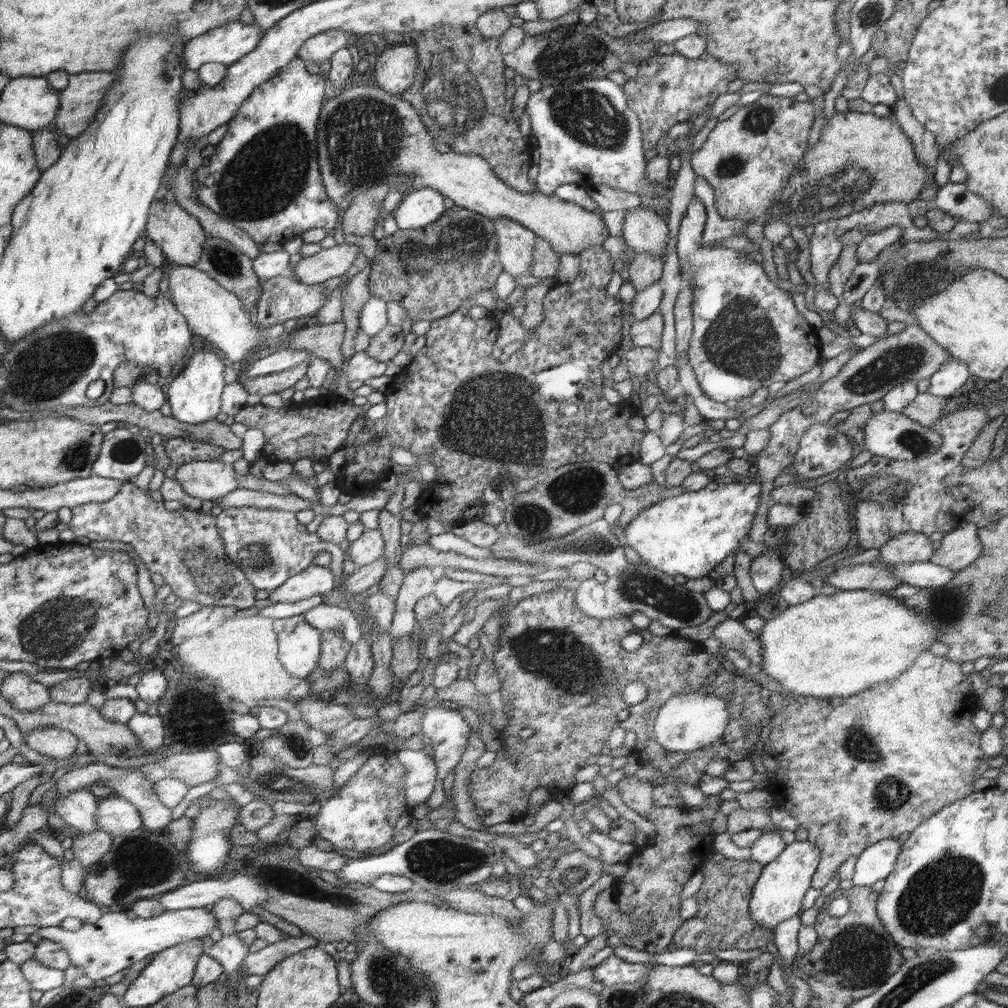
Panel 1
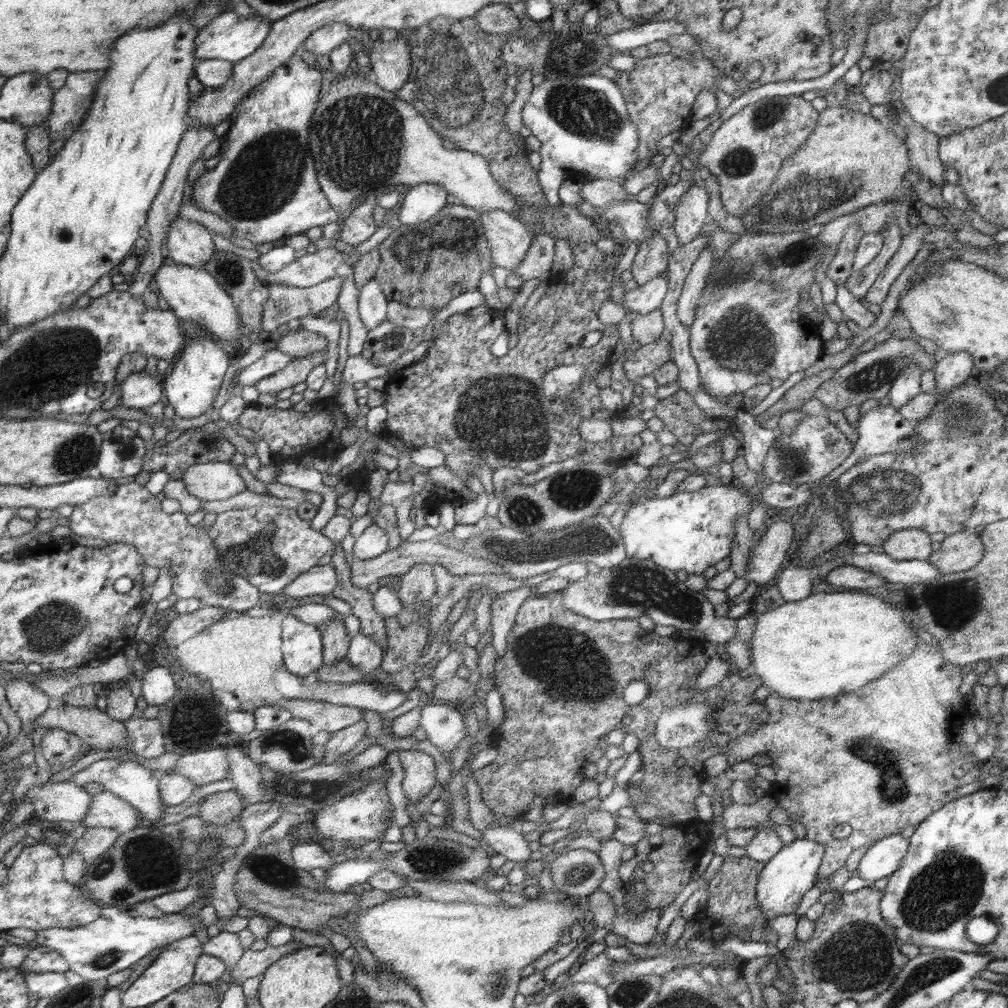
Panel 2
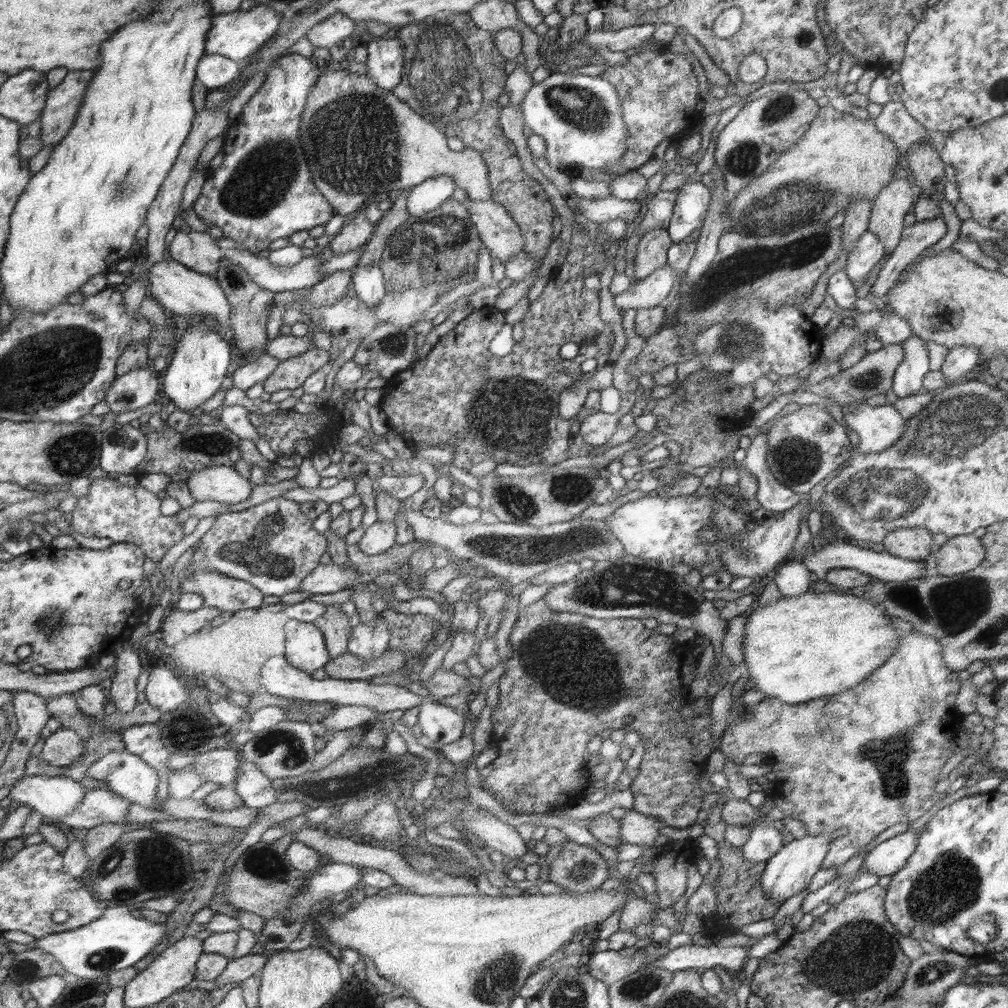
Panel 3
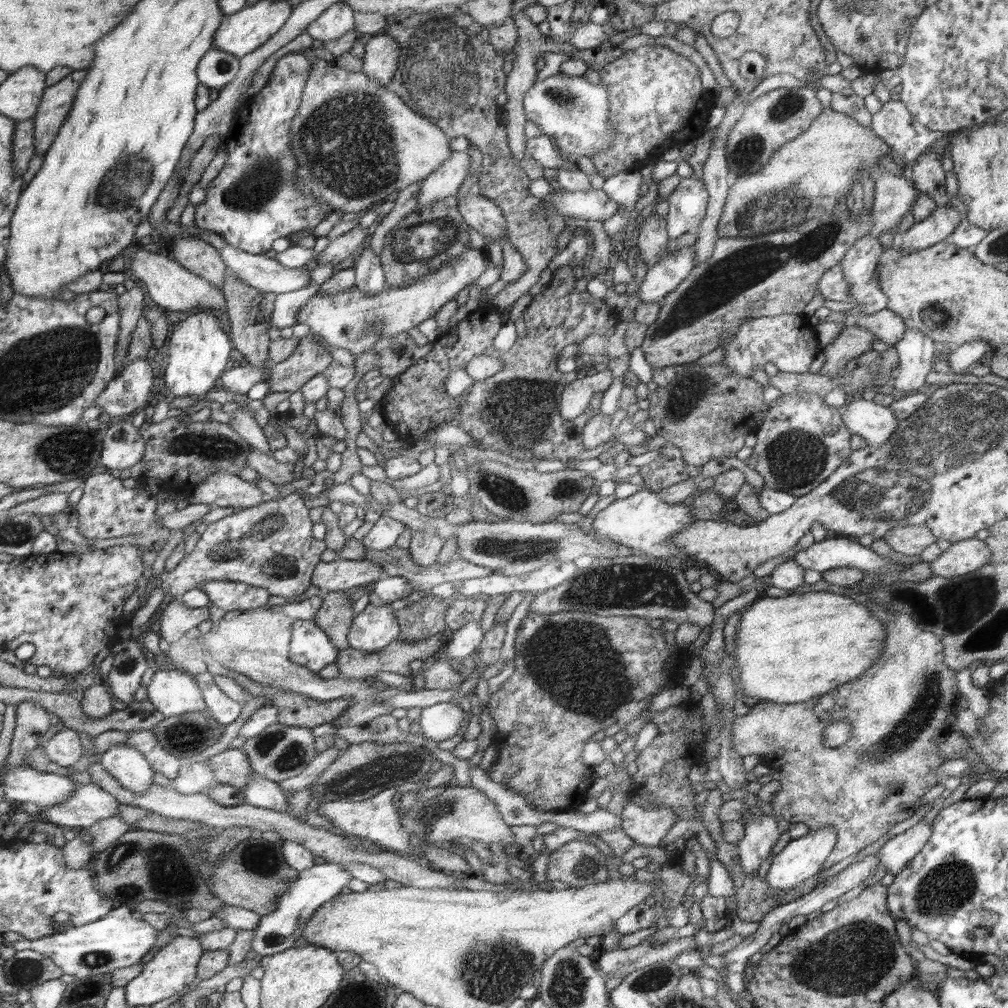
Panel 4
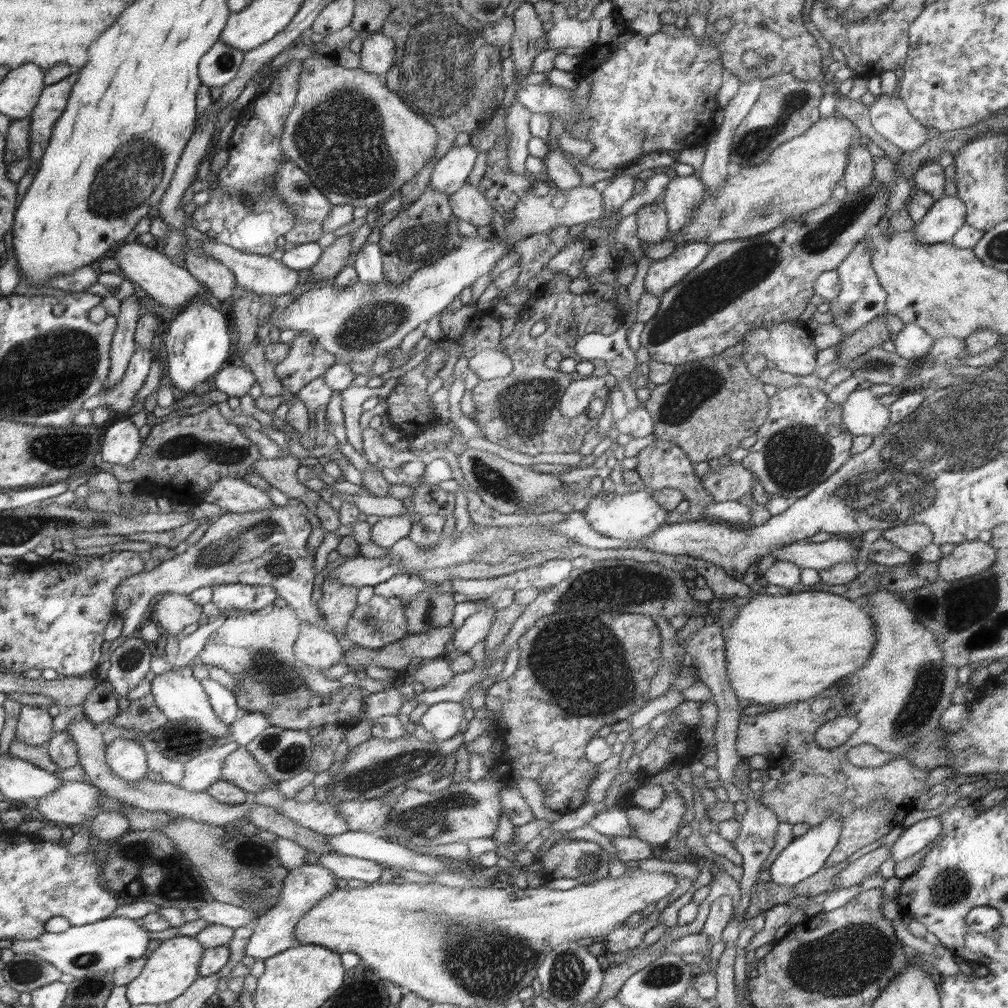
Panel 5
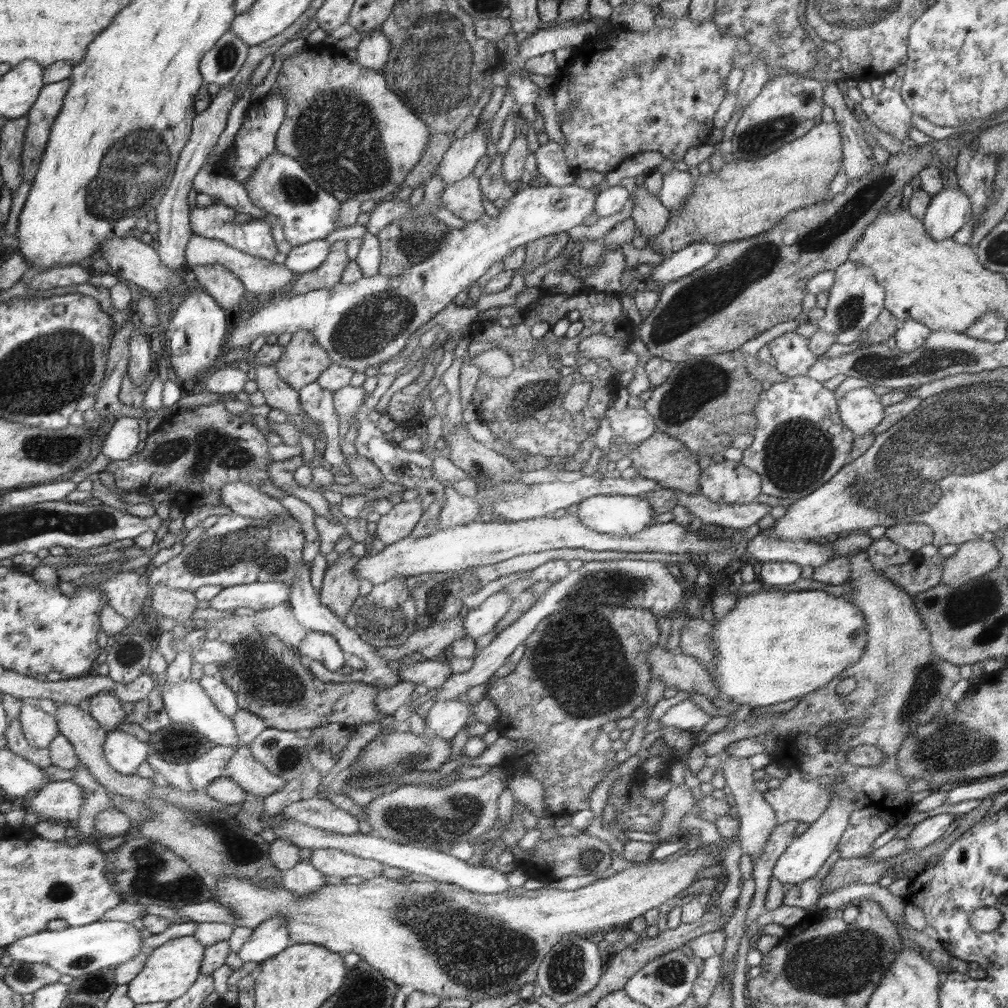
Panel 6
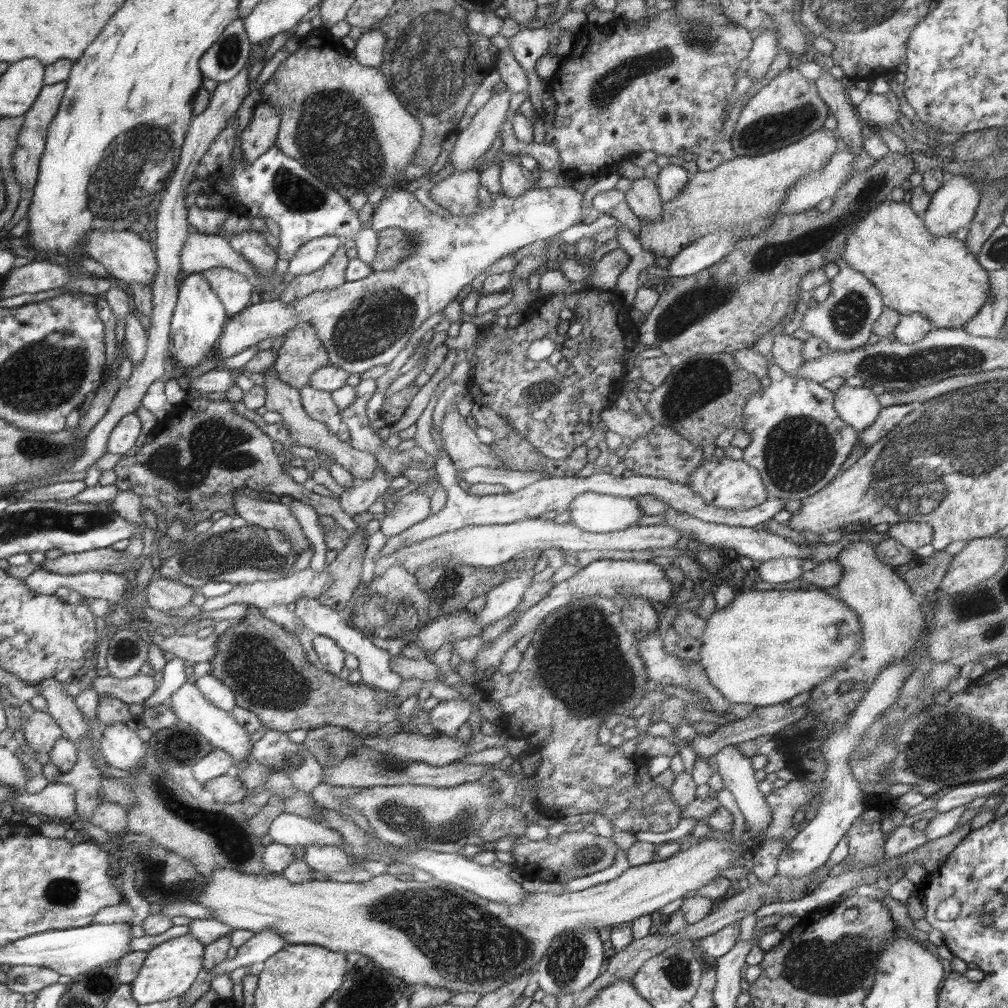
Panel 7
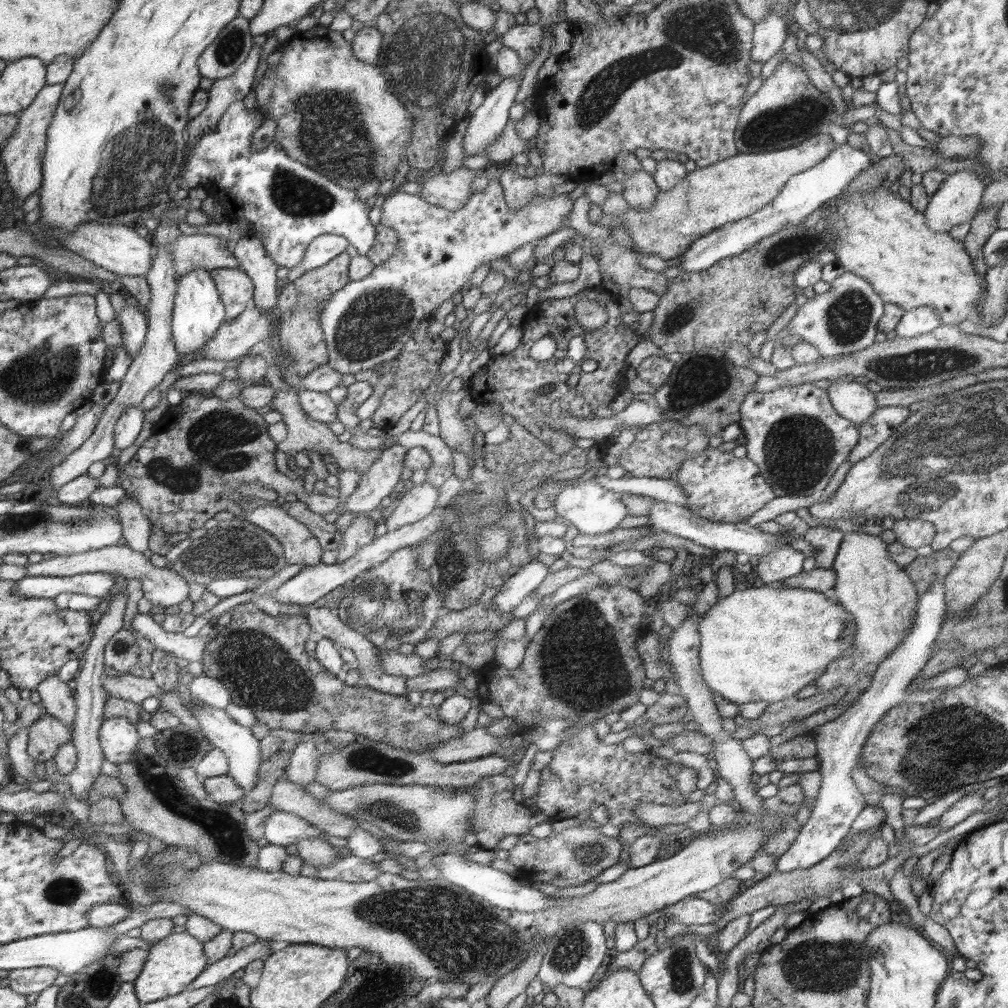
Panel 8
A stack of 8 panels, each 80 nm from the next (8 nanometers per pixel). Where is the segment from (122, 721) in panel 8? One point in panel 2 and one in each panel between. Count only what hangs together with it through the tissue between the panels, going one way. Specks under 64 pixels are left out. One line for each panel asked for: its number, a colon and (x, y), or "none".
2: (134, 783)
3: (127, 775)
4: (129, 766)
5: (126, 758)
6: (124, 752)
7: (122, 748)

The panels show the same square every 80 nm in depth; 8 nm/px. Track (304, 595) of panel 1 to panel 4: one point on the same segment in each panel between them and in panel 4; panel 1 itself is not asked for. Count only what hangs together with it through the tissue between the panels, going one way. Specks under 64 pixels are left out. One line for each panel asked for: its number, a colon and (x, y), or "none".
2: (322, 580)
3: (326, 579)
4: (342, 574)

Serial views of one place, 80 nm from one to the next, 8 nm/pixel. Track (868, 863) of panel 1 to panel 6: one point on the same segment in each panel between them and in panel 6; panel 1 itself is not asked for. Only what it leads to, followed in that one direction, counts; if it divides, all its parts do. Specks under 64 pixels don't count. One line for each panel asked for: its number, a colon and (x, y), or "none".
2: (882, 859)
3: (888, 857)
4: (897, 852)
5: (917, 836)
6: (930, 829)

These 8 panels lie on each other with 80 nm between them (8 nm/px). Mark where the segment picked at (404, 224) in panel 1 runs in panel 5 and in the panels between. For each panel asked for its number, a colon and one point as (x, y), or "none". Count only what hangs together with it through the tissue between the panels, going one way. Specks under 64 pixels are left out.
2: (421, 203)
3: (422, 199)
4: (445, 182)
5: (451, 172)

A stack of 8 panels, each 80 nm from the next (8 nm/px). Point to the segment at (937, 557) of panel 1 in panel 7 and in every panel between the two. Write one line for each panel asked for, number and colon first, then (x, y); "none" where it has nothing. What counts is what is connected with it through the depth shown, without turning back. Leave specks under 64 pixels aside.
2: (959, 552)
3: (960, 554)
4: (964, 557)
5: (969, 559)
6: (974, 559)
7: (980, 559)

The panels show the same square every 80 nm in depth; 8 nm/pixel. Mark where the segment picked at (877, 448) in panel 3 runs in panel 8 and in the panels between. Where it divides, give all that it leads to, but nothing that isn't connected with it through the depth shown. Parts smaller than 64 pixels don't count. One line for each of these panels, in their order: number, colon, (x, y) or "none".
4: (875, 423)
5: (863, 414)
6: (861, 410)
7: (859, 407)
8: (855, 402)

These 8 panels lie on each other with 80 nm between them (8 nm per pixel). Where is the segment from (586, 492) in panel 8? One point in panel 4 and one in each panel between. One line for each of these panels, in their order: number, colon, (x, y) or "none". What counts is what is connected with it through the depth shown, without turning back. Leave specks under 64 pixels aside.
4: (642, 522)
5: (629, 518)
6: (614, 515)
7: (594, 513)

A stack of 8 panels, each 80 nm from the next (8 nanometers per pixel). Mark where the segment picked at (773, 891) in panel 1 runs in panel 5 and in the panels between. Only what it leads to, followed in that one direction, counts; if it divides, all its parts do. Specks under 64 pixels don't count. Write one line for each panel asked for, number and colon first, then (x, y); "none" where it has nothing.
2: (783, 881)
3: (789, 871)
4: (802, 858)
5: (803, 857)

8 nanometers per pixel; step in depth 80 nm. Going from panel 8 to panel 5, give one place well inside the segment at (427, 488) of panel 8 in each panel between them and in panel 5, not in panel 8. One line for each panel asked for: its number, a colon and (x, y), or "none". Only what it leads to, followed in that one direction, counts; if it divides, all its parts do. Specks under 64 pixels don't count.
5: (388, 530)
6: (398, 524)
7: (413, 508)

